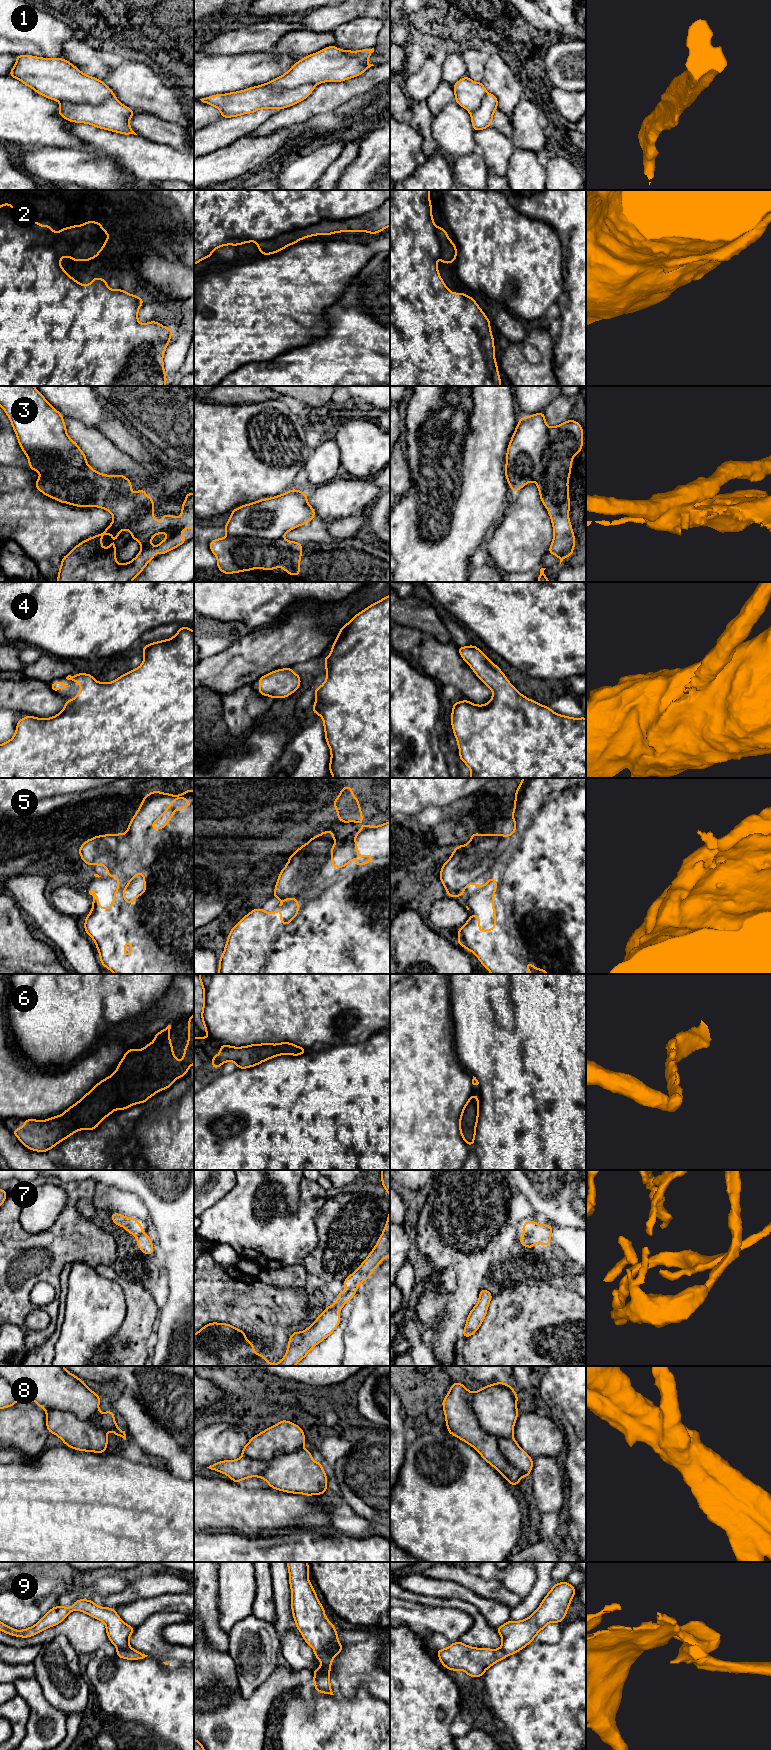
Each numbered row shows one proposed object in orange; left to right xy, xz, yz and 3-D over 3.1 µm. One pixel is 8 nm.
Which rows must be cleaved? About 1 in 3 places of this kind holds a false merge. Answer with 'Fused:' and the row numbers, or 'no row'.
Fused: 2, 3, 5, 8, 9

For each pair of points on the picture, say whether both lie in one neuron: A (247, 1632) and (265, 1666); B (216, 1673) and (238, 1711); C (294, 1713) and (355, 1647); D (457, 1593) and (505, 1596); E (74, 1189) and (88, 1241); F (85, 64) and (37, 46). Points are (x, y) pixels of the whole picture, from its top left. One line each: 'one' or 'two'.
A: one
B: two
C: two
D: two
E: one
F: two

